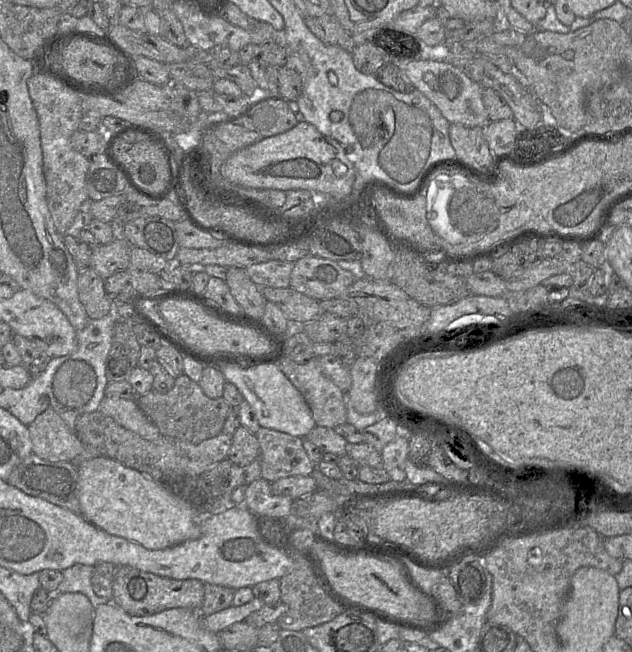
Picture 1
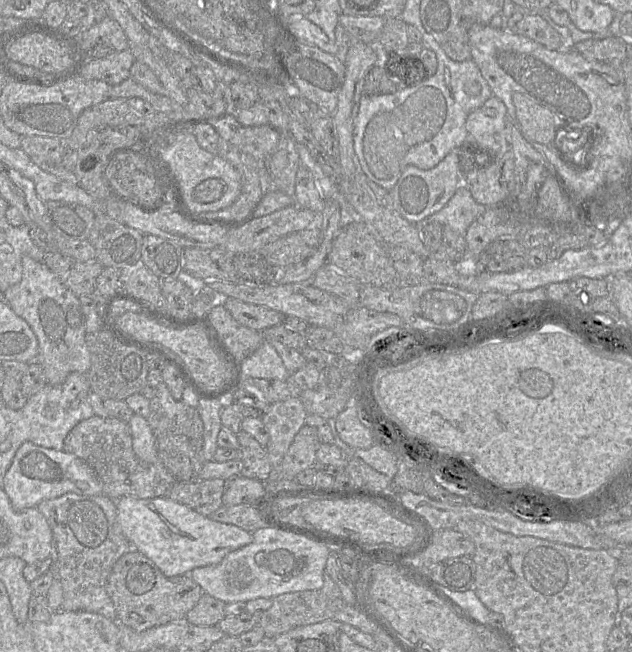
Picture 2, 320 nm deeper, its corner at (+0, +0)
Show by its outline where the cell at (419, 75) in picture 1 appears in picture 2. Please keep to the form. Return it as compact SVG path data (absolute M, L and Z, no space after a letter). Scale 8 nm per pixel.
M496 96L490 97L480 108L471 112L465 122L466 129L474 144L471 147L476 150L477 145L484 150L477 154L478 169L486 167L493 160L496 153L500 152L506 147L507 135L506 135L506 119L507 108L505 104Z

